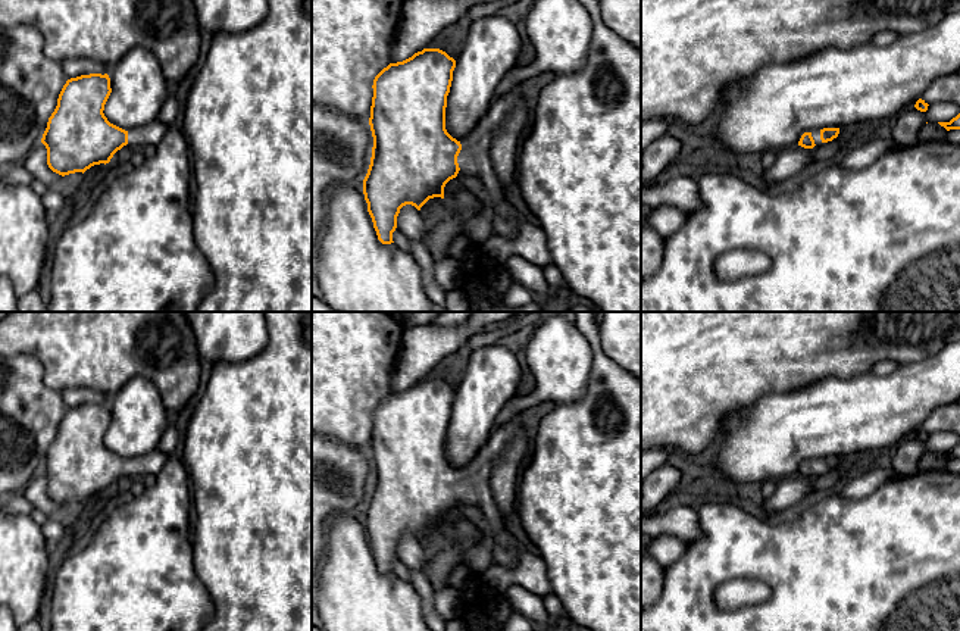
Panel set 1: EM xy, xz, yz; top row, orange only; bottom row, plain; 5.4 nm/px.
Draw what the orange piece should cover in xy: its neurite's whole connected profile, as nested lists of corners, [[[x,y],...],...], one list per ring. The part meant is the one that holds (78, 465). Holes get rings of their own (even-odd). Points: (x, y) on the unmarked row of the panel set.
[[[107,403],[81,404],[66,410],[41,468],[47,478],[47,494],[53,502],[62,506],[75,502],[84,503],[94,494],[109,493],[113,484],[126,474],[140,480],[144,475],[157,475],[165,466],[171,456],[159,449],[129,460],[110,453],[103,443],[110,422]]]

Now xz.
[[[423,378],[422,381],[415,382],[412,387],[403,391],[390,393],[373,409],[373,427],[369,447],[373,477],[370,494],[363,509],[363,524],[378,569],[382,574],[394,572],[393,562],[397,557],[397,546],[403,535],[412,534],[418,540],[420,540],[420,537],[429,528],[444,528],[445,513],[450,509],[456,507],[460,500],[468,505],[481,507],[484,515],[490,521],[488,540],[491,543],[494,563],[510,568],[515,566],[519,560],[516,549],[506,547],[498,540],[503,518],[490,490],[490,477],[503,450],[509,446],[512,438],[516,435],[516,431],[522,425],[520,413],[513,413],[504,425],[501,425],[491,434],[491,437],[479,450],[479,453],[473,457],[473,460],[462,471],[457,471],[445,459],[447,425],[450,422],[454,397],[456,390],[450,387],[445,381],[440,378]]]

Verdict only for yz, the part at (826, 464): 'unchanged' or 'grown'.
grown

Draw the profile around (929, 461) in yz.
[[[928,452],[920,457],[917,469],[920,471],[947,469],[947,463],[948,460],[938,452]]]

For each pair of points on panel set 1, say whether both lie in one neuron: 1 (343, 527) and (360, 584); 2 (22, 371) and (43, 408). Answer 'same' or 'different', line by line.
1: same
2: same

